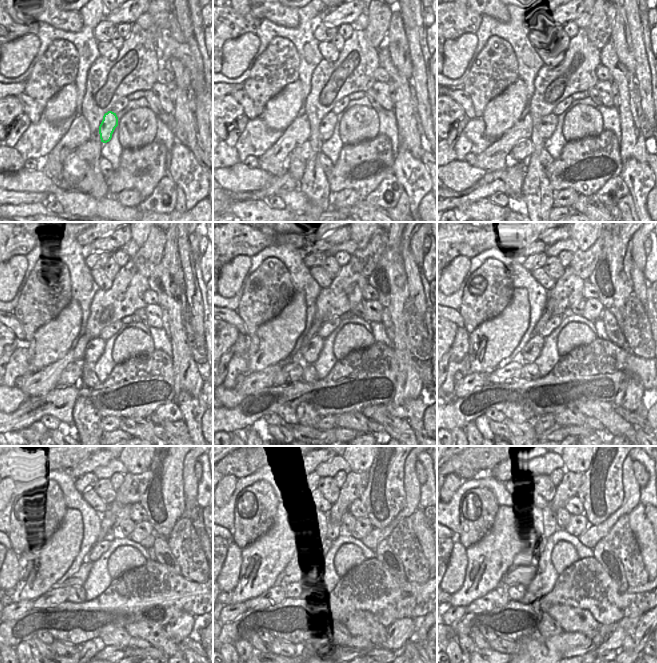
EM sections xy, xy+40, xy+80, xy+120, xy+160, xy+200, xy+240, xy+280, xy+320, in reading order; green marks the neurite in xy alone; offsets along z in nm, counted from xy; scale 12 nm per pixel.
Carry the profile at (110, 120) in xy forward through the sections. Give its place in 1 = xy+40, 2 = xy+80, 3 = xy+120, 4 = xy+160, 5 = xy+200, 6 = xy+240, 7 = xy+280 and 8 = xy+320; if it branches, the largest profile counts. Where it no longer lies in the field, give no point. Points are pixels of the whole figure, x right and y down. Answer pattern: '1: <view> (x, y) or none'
1: xy+40 (327, 125)
2: xy+80 (547, 126)
3: xy+120 (95, 347)
4: xy+160 (311, 352)
5: xy+200 (531, 351)
6: xy+240 (78, 579)
7: xy+280 (289, 578)
8: xy+320 (511, 577)

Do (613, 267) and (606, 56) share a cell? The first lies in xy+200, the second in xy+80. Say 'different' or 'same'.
same

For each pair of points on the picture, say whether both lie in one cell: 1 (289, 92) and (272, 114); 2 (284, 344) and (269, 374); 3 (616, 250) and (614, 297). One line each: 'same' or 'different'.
1: same
2: different
3: same

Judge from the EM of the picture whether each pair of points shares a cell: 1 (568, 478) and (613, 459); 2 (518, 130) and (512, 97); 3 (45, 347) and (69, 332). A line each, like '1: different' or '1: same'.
1: different
2: different
3: same

